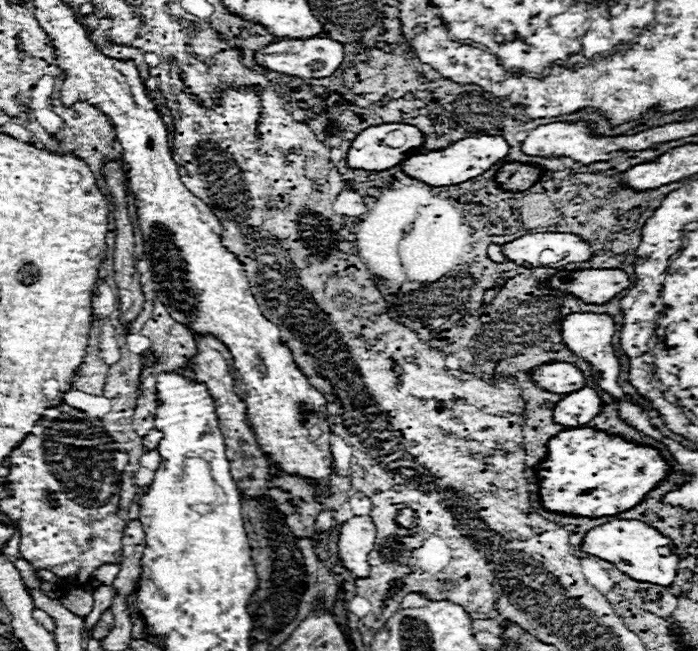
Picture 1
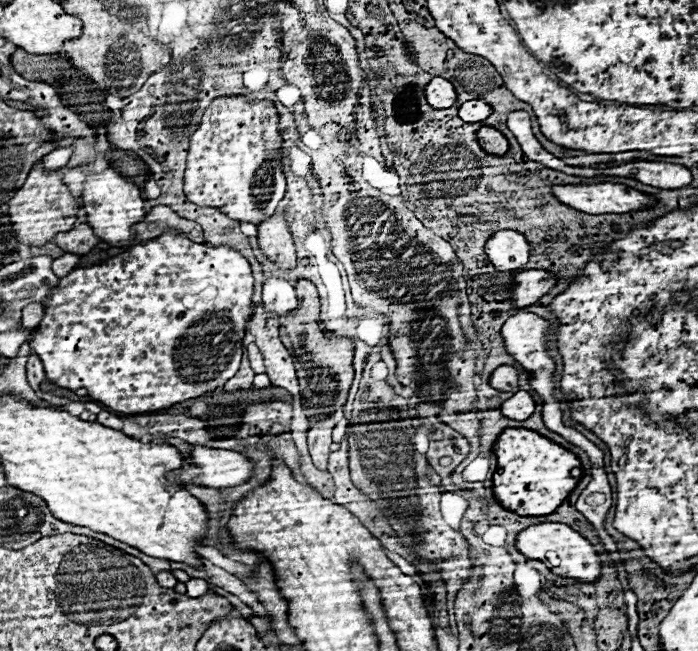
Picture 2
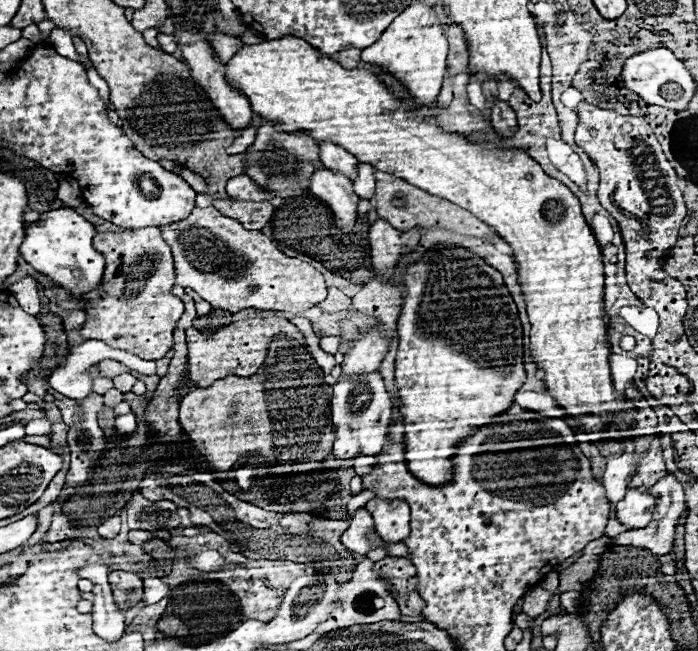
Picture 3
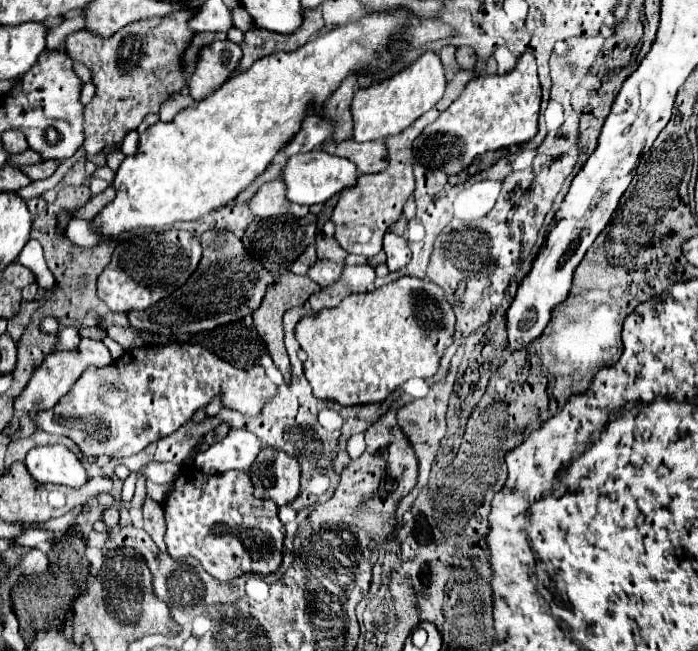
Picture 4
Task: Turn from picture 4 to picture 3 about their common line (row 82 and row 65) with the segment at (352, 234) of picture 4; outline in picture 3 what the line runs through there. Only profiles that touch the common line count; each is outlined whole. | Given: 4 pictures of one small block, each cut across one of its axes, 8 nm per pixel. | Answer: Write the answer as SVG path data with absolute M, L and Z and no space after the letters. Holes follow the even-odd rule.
M446 26L446 36L450 42L450 52L448 52L448 72L450 74L460 74L466 70L468 66L468 48L466 48L466 40L464 40L464 32L460 26Z

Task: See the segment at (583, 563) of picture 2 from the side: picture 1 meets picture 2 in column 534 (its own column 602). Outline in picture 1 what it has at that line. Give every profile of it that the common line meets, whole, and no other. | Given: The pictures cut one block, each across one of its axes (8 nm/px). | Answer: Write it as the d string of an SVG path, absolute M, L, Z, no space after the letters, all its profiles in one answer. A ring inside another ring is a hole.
M612 520L612 522L606 522L602 526L588 530L586 536L582 538L580 550L590 556L596 556L600 560L612 562L620 572L624 572L626 576L632 576L634 580L650 582L650 584L658 584L658 586L670 586L676 578L678 556L676 554L662 556L658 552L658 548L664 548L666 544L670 544L670 540L644 522Z

